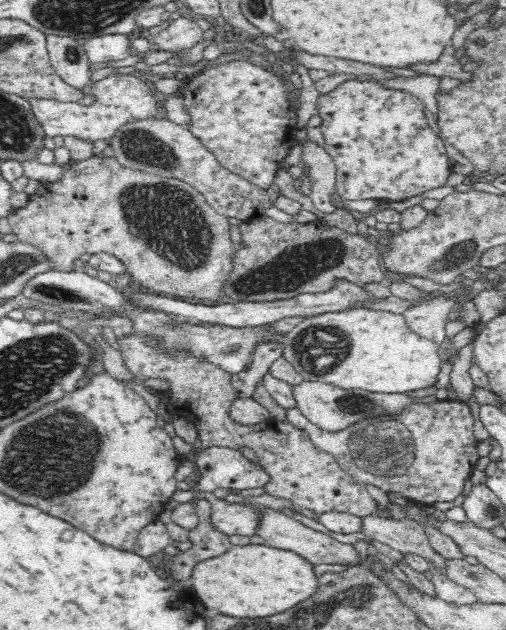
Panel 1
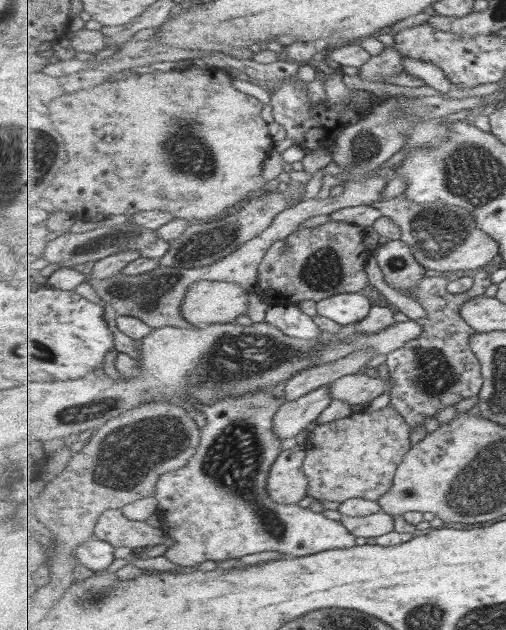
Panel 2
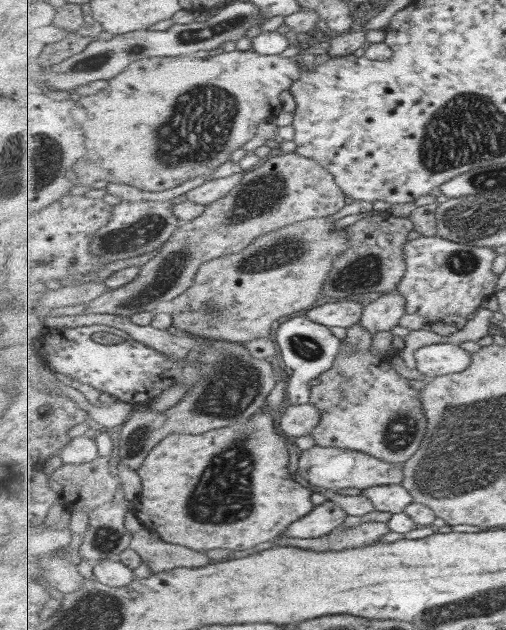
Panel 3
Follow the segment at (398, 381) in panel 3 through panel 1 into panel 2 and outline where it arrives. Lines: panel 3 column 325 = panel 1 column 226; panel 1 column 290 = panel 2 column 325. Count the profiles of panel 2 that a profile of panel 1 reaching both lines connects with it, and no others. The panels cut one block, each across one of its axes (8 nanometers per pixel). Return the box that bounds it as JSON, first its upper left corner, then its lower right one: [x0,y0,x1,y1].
[304,404,412,503]

